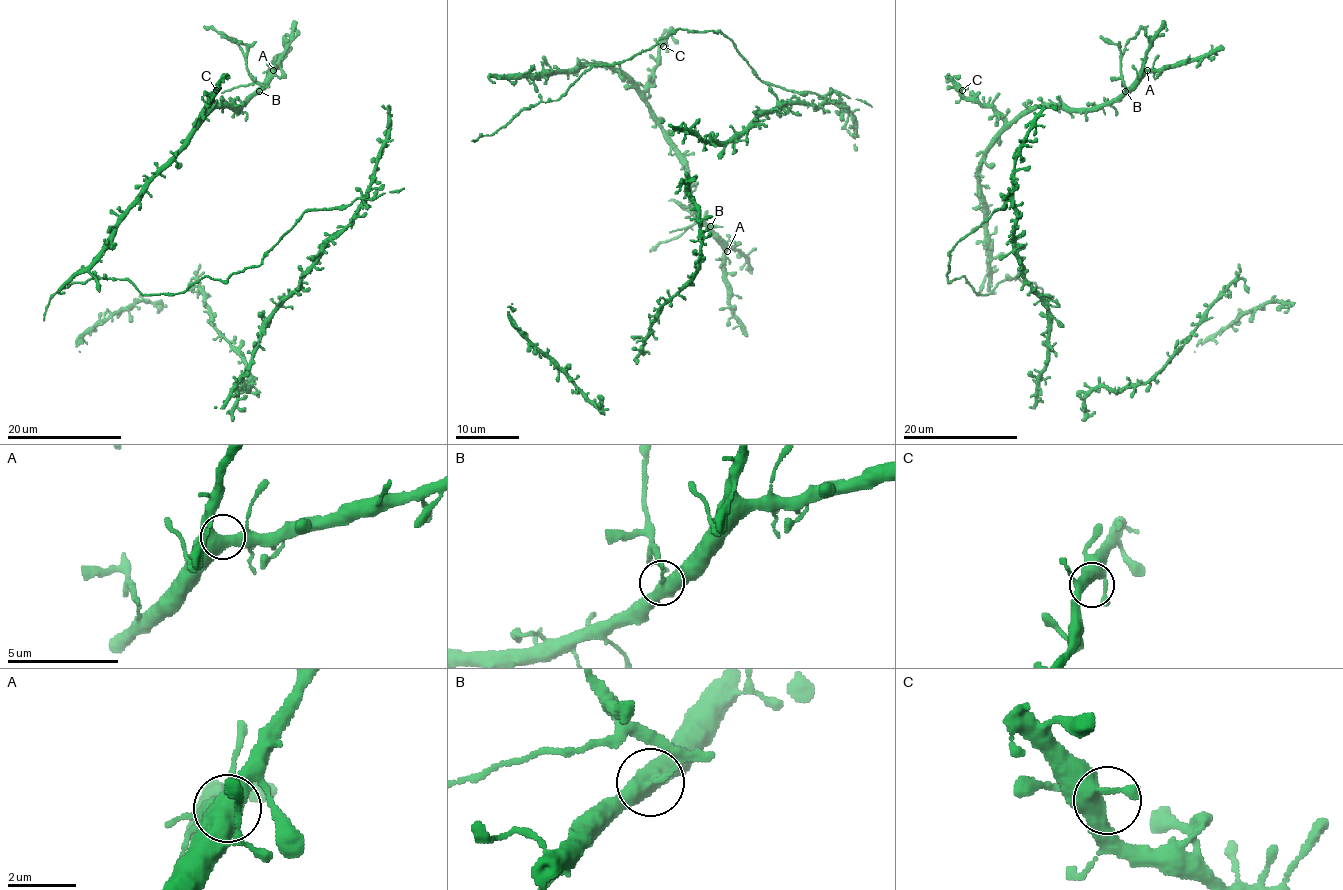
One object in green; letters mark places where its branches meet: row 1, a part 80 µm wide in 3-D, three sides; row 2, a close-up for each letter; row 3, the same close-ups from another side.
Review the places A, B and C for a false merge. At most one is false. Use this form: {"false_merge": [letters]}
{"false_merge": ["B"]}

